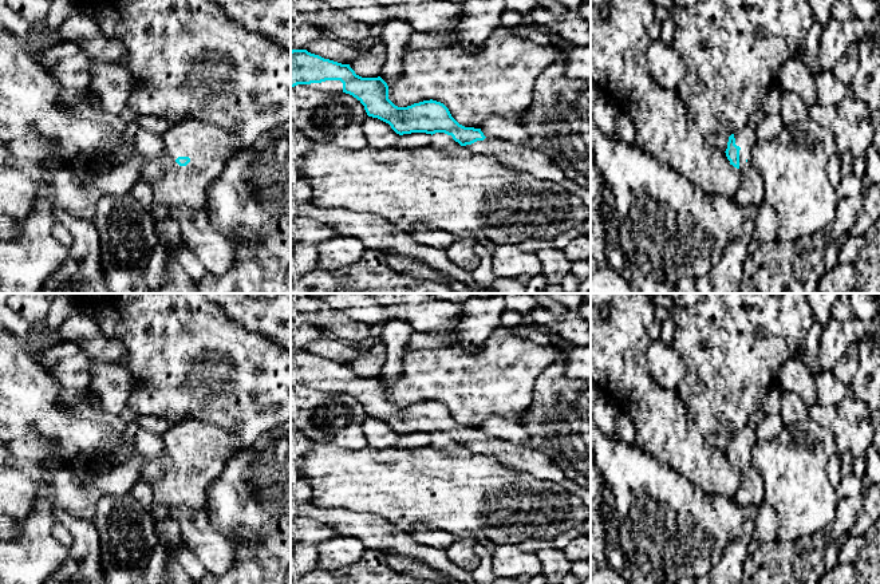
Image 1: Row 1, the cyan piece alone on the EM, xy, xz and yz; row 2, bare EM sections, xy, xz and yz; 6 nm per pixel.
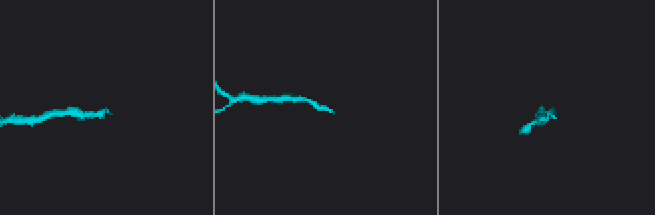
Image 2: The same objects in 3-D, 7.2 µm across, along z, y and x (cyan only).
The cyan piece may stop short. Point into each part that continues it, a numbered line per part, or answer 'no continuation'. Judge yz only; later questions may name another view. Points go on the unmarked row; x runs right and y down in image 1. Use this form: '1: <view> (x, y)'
1: yz (750, 492)

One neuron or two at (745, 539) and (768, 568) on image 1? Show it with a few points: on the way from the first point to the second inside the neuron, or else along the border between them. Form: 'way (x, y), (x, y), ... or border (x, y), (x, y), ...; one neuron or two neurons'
border (748, 557), (741, 569); two neurons

